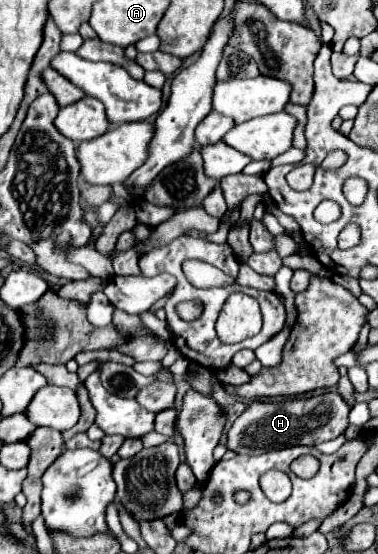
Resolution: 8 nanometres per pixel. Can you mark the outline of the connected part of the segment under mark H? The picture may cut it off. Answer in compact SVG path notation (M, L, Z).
M327 390L311 398L293 398L279 402L251 402L245 412L233 422L227 432L227 448L237 454L257 456L271 450L281 450L287 446L315 446L337 438L349 426L349 406L341 400L337 390Z

